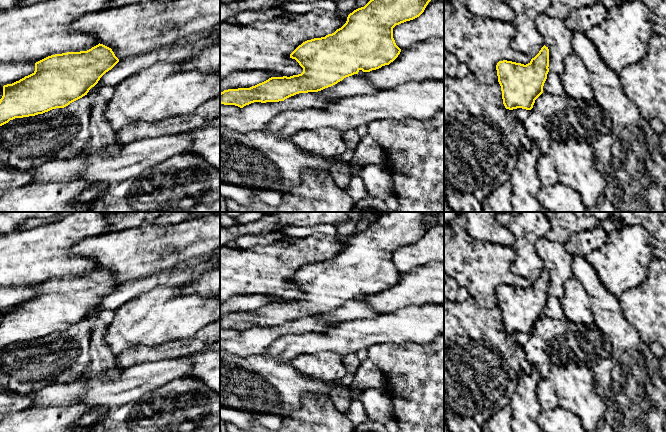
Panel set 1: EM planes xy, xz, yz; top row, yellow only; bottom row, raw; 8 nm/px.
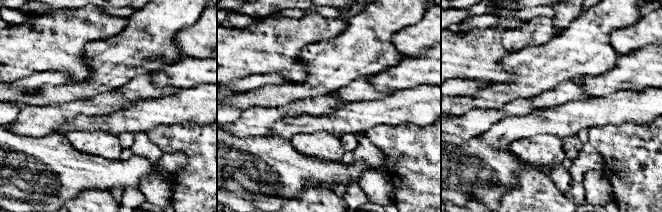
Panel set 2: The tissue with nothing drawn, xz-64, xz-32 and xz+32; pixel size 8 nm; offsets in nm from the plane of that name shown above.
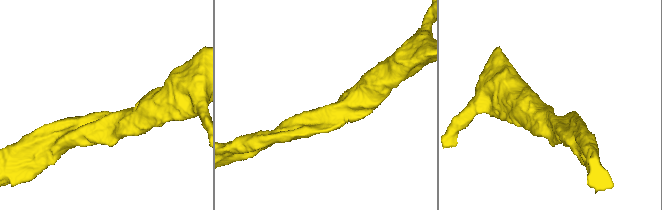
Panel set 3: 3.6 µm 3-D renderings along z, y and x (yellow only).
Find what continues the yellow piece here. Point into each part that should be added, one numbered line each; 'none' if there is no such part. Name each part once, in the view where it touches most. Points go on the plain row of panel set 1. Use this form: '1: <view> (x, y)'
none

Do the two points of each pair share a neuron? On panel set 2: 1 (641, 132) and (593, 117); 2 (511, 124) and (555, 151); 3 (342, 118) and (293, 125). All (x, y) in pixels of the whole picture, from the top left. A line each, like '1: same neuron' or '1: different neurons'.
1: different neurons
2: different neurons
3: same neuron

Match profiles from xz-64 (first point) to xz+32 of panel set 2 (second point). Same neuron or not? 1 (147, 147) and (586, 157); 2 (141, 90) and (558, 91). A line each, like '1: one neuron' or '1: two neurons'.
1: one neuron
2: one neuron

